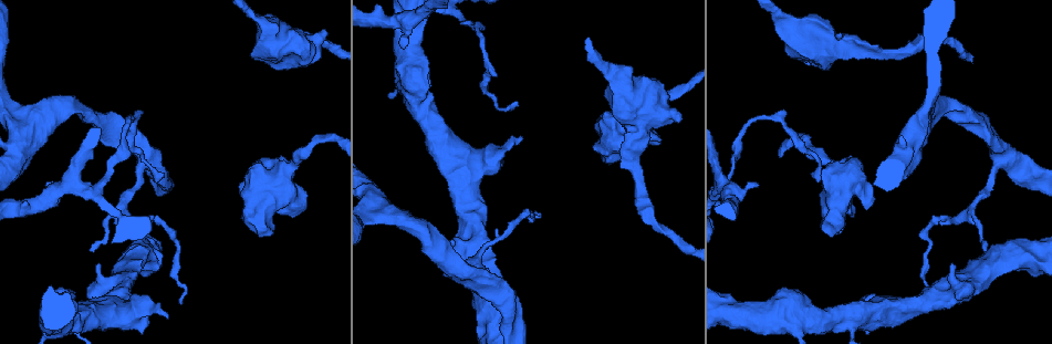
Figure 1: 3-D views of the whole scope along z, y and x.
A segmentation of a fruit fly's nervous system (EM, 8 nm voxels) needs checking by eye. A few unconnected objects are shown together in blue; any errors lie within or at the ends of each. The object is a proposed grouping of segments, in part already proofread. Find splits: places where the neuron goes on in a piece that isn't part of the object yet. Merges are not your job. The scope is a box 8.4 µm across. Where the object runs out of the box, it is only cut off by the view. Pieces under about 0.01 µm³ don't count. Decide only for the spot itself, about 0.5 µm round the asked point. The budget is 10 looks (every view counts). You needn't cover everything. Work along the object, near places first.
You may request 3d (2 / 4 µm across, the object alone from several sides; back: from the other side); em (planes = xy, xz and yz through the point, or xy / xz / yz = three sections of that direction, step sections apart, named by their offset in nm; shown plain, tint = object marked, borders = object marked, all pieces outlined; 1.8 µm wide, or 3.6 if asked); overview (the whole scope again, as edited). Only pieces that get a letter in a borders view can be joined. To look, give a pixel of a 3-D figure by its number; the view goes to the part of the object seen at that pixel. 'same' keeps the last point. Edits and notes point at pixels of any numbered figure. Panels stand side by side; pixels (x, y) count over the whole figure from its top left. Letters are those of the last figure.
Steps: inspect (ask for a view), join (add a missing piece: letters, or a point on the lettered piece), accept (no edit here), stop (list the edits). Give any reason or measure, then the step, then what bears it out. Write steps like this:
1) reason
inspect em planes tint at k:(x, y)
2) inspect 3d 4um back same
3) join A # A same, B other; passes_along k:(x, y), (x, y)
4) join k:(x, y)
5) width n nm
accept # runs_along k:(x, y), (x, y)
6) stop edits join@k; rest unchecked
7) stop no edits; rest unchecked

thick end
inspect em xz step 8 borders at 1:(680, 122)

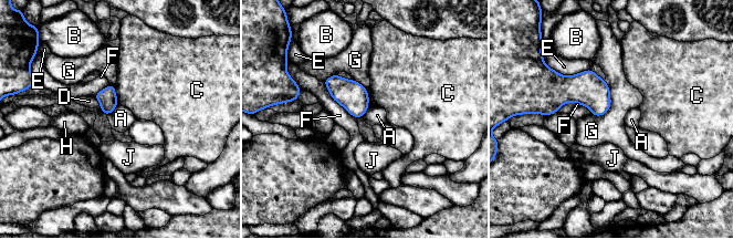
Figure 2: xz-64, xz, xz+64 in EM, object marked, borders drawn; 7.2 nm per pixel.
inspect em planes borders same

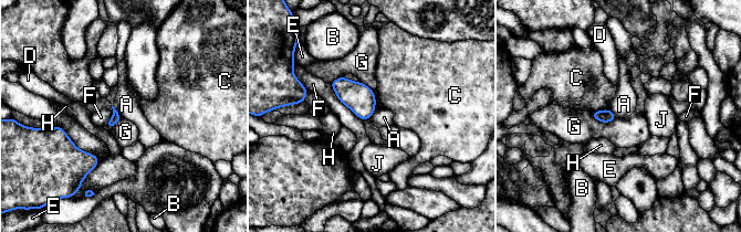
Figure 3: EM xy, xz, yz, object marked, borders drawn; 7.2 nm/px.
accept # A other, B other, C other, D other, E other, F other, G other, H other, J other; border 3:(113, 105), (123, 117); no lettered piece goes on from it

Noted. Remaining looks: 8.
stops while still wide
inspect 3d 4um at 1:(658, 143)

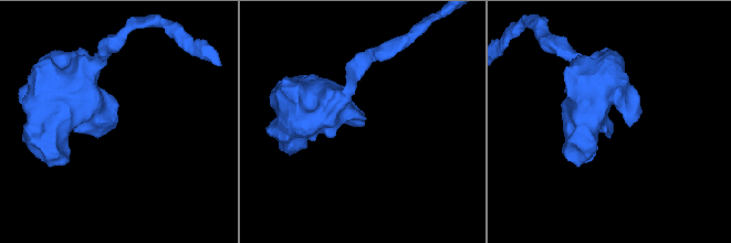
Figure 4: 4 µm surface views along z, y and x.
now the EM
inspect em planes plain at 4:(612, 129)

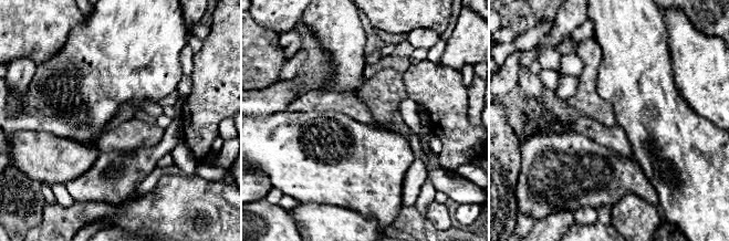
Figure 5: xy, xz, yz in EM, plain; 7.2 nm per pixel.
what lies round it
inspect em planes borders same

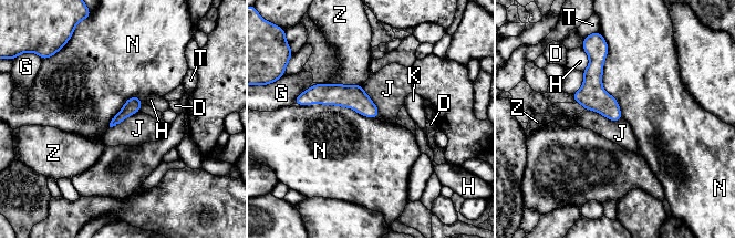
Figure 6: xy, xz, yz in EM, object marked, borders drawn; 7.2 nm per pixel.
longest_contact N 600 nm
accept # D other, G other, H other, J other, K other, N other, T other, Z other; none of them fits

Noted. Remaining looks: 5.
tapers out
inspect em planes plain at 1:(518, 104)

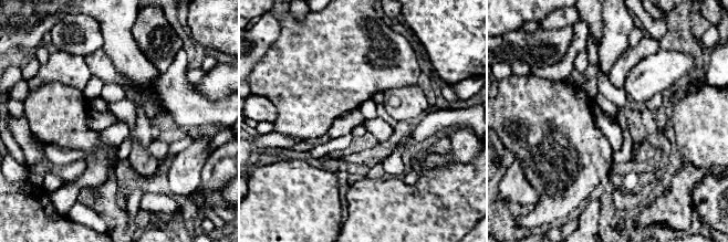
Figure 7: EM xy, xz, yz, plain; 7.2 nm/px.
what lies round it
inspect em planes borders same

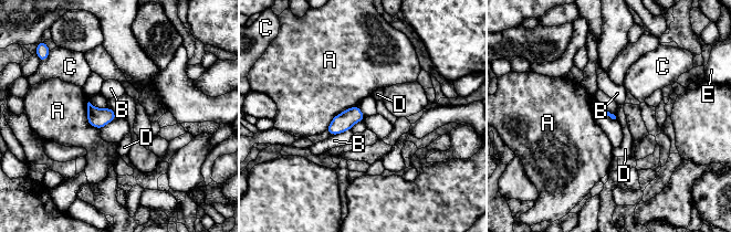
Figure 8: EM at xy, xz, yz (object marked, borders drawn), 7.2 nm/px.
longest_contact A 300 nm
accept # A other, B other, C other, D other, E other; none of them fits

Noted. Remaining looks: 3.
inspect em planes borders at 1:(47, 184)

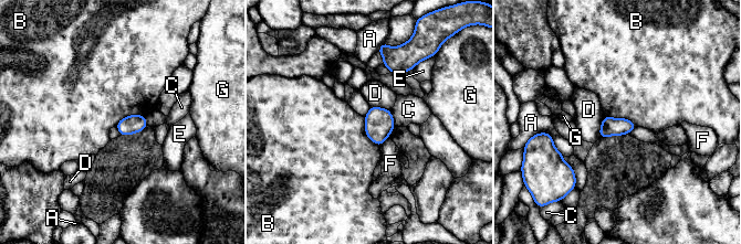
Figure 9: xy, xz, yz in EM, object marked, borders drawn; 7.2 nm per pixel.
accept # A other, B other, C other, D other, E other, F other, G other; border 9:(364, 117), (364, 133), (379, 146); no lettered piece goes on from it

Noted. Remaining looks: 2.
stop no edits; rest unchecked

